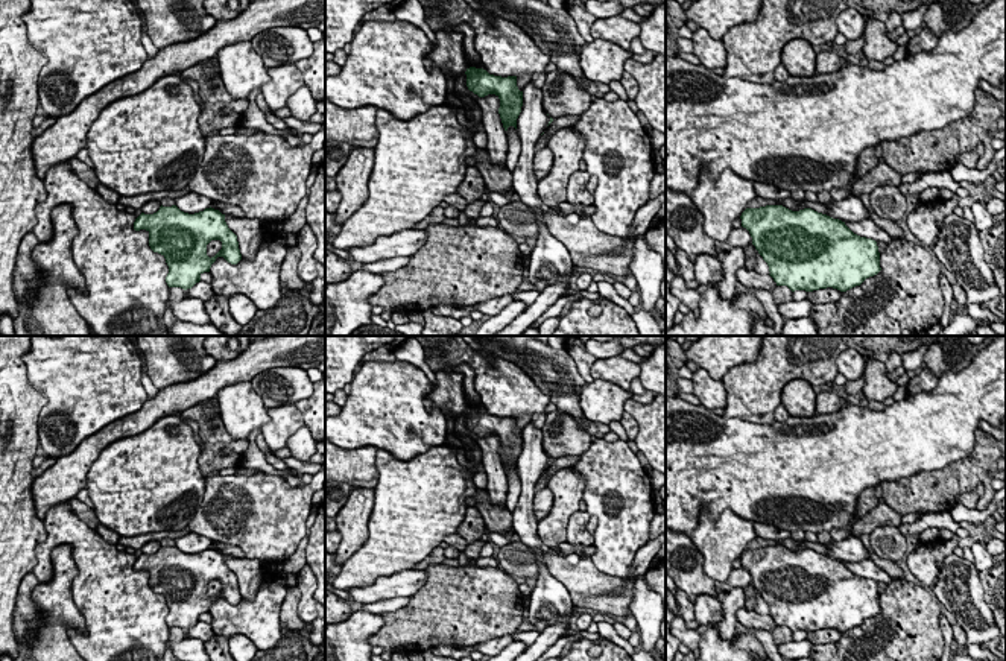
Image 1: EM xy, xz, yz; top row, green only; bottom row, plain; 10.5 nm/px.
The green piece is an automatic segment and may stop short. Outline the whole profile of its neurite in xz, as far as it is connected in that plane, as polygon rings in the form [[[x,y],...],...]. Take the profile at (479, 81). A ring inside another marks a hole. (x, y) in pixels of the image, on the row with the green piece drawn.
[[[438,30],[436,41],[432,43],[429,53],[427,70],[433,67],[447,68],[456,79],[459,74],[467,74],[467,87],[479,97],[495,94],[500,99],[498,114],[505,131],[509,126],[517,129],[517,119],[523,106],[523,91],[517,87],[517,76],[494,76],[483,68],[470,67],[462,47],[463,33]]]

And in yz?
[[[766,205],[746,208],[740,219],[752,237],[752,245],[767,263],[769,275],[777,286],[787,286],[792,292],[827,287],[846,292],[881,270],[875,240],[860,237],[845,222],[811,208],[792,211],[783,205]]]

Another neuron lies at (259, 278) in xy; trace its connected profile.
[[[264,222],[260,228],[261,243],[252,260],[242,260],[237,264],[217,257],[210,267],[213,277],[211,287],[216,295],[248,296],[258,310],[272,308],[283,296],[281,264],[287,248],[281,245]]]

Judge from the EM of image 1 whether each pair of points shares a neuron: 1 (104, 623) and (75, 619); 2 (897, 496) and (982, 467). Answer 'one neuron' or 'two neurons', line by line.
1: two neurons
2: one neuron

